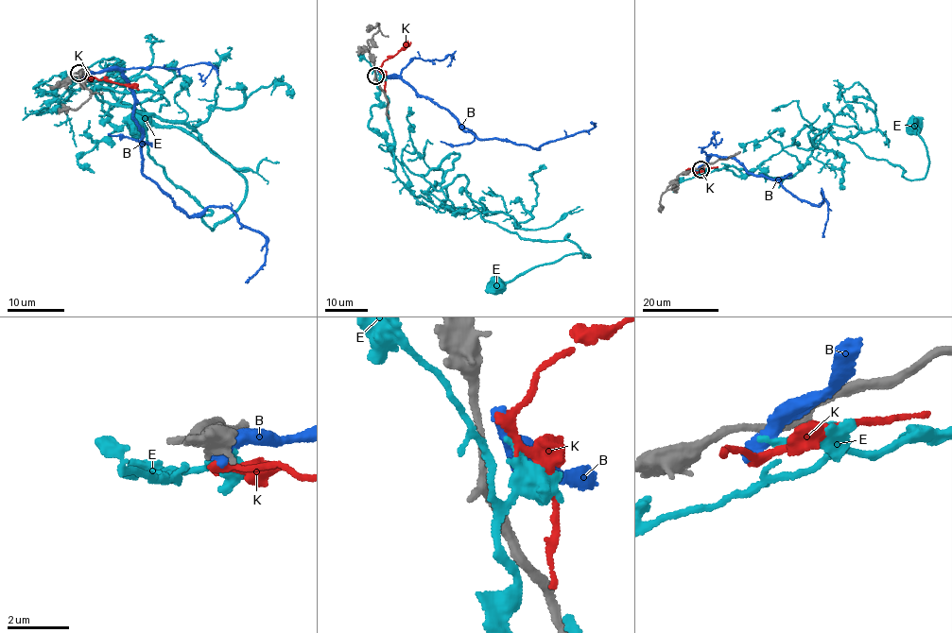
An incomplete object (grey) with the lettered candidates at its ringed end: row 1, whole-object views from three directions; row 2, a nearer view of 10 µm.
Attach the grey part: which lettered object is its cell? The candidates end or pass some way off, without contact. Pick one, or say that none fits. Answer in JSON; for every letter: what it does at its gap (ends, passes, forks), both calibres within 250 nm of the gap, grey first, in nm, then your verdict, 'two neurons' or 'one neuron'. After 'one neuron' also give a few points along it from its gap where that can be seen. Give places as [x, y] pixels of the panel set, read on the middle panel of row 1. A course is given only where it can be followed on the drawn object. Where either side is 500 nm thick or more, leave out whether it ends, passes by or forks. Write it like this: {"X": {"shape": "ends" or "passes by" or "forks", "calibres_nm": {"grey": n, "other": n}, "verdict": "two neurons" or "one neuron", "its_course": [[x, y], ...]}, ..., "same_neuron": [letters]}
{"B": {"shape": "passes by", "calibres_nm": {"grey": 240, "other": 460}, "verdict": "two neurons"}, "E": {"shape": "passes by", "calibres_nm": {"grey": 240, "other": 300}, "verdict": "two neurons"}, "K": {"shape": "passes by", "calibres_nm": {"grey": 240, "other": 200}, "verdict": "two neurons"}, "same_neuron": []}

